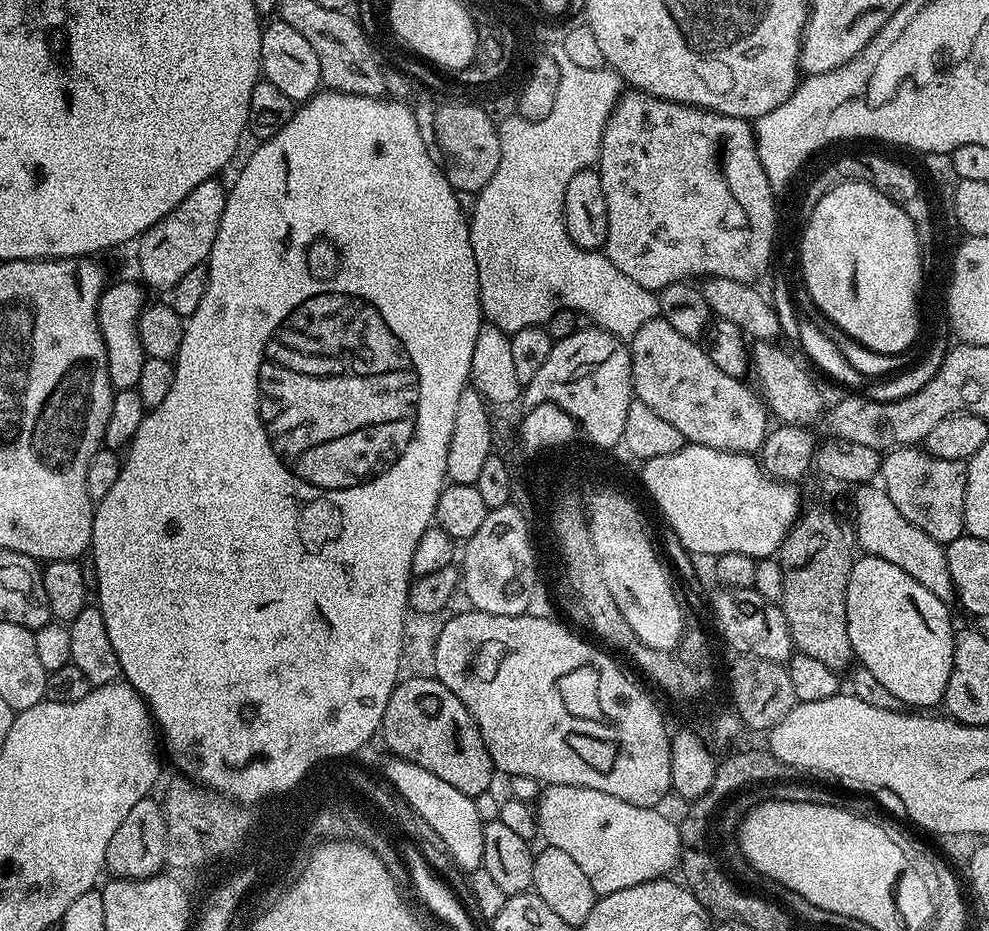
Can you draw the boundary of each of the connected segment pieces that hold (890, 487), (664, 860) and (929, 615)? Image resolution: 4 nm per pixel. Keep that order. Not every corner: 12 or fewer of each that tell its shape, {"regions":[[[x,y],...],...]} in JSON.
{"regions":[[[923,447],[880,461],[902,518],[947,546],[965,535],[967,463]],[[550,784],[543,843],[597,897],[667,877],[675,819],[602,790]],[[886,558],[853,559],[852,655],[901,705],[935,709],[949,605]]]}

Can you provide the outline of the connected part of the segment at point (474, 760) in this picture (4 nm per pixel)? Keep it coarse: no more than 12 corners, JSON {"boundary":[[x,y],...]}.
{"boundary":[[441,680],[397,683],[380,723],[393,757],[475,798],[492,759]]}

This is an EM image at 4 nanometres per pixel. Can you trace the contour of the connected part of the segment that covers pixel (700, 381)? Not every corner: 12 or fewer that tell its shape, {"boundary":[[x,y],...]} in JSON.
{"boundary":[[662,318],[630,341],[635,399],[689,444],[759,453],[763,399]]}

